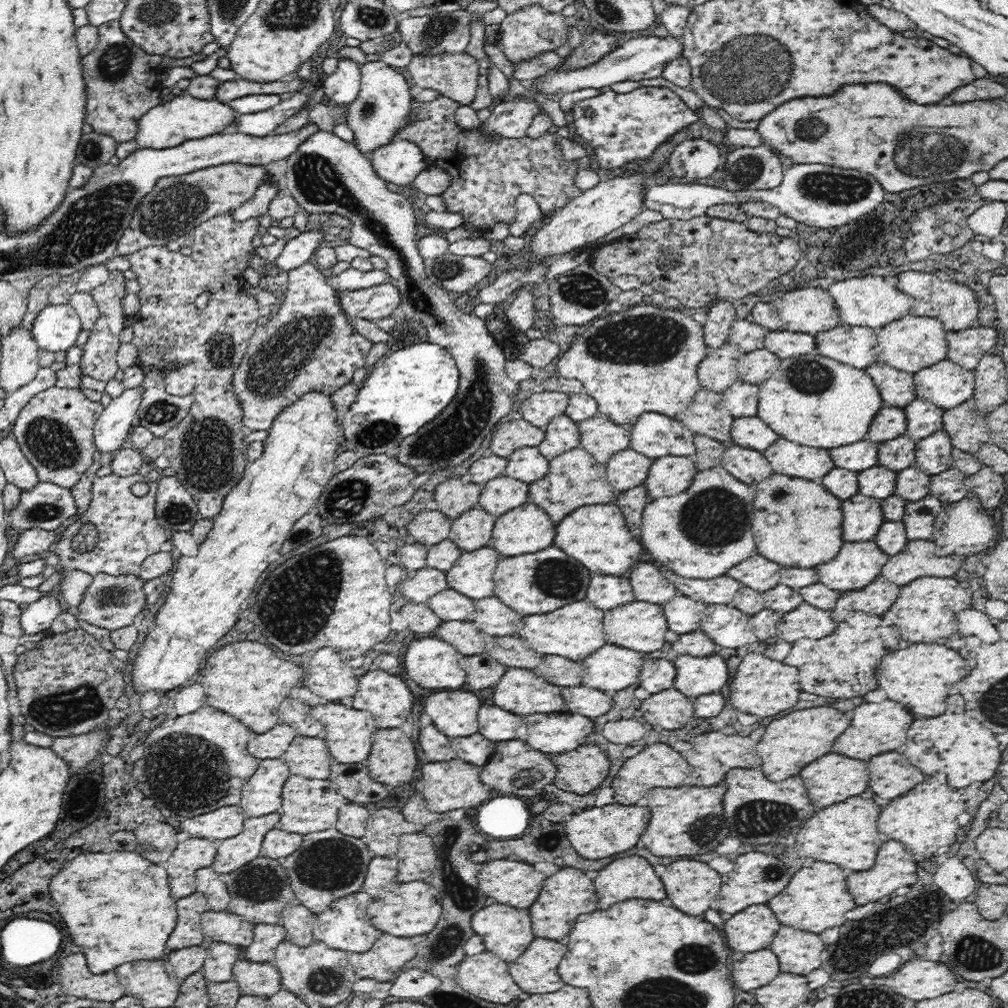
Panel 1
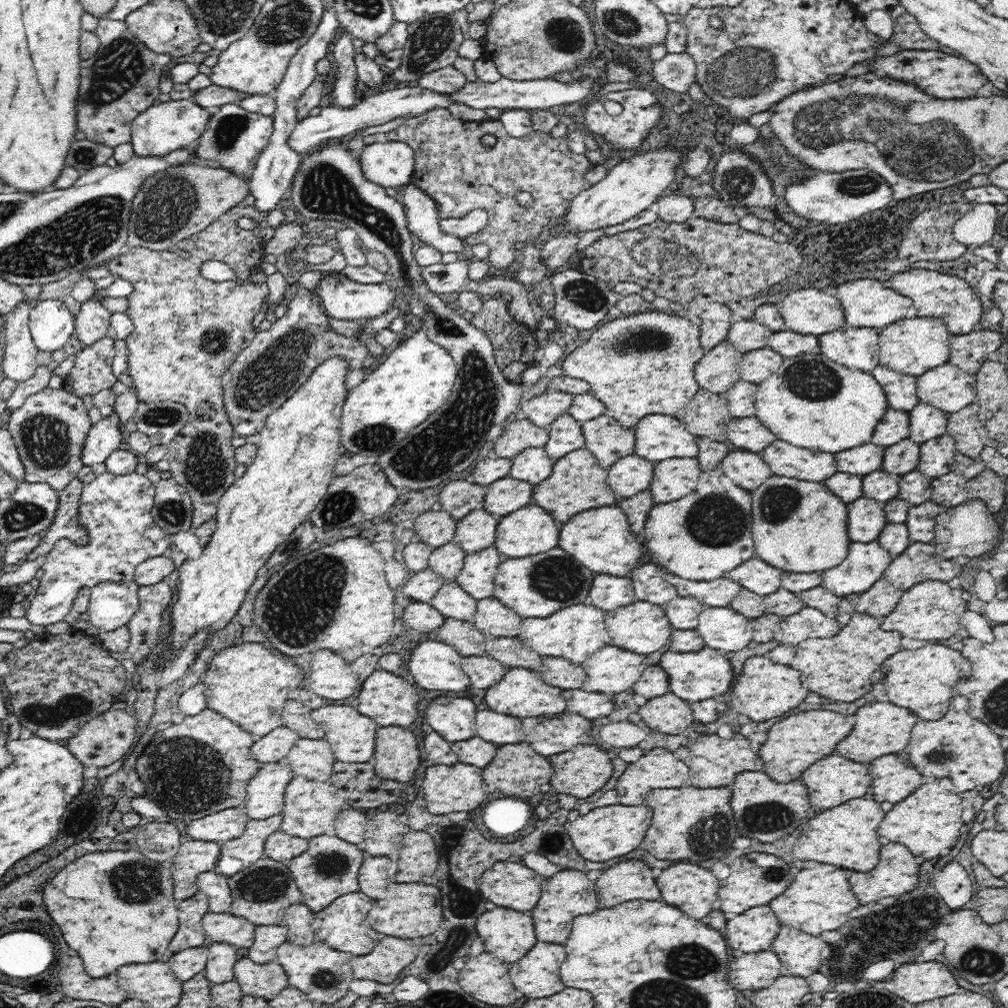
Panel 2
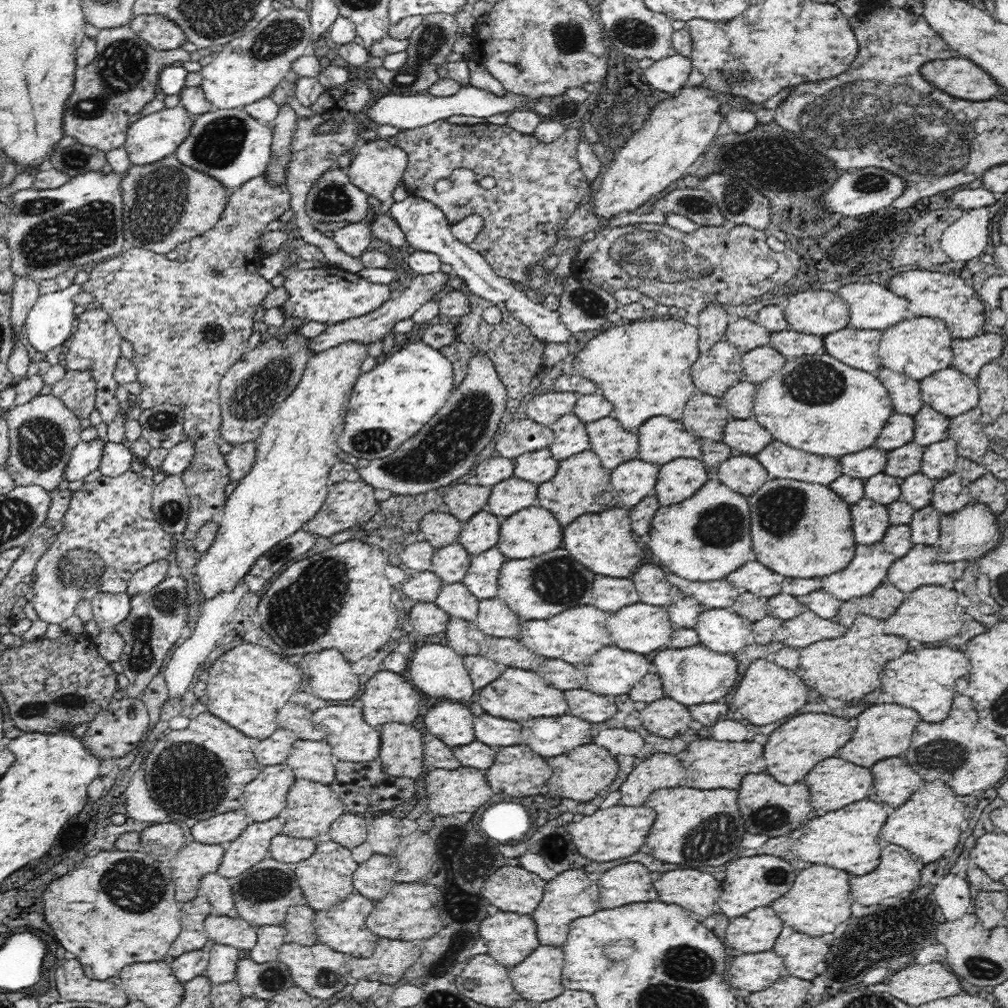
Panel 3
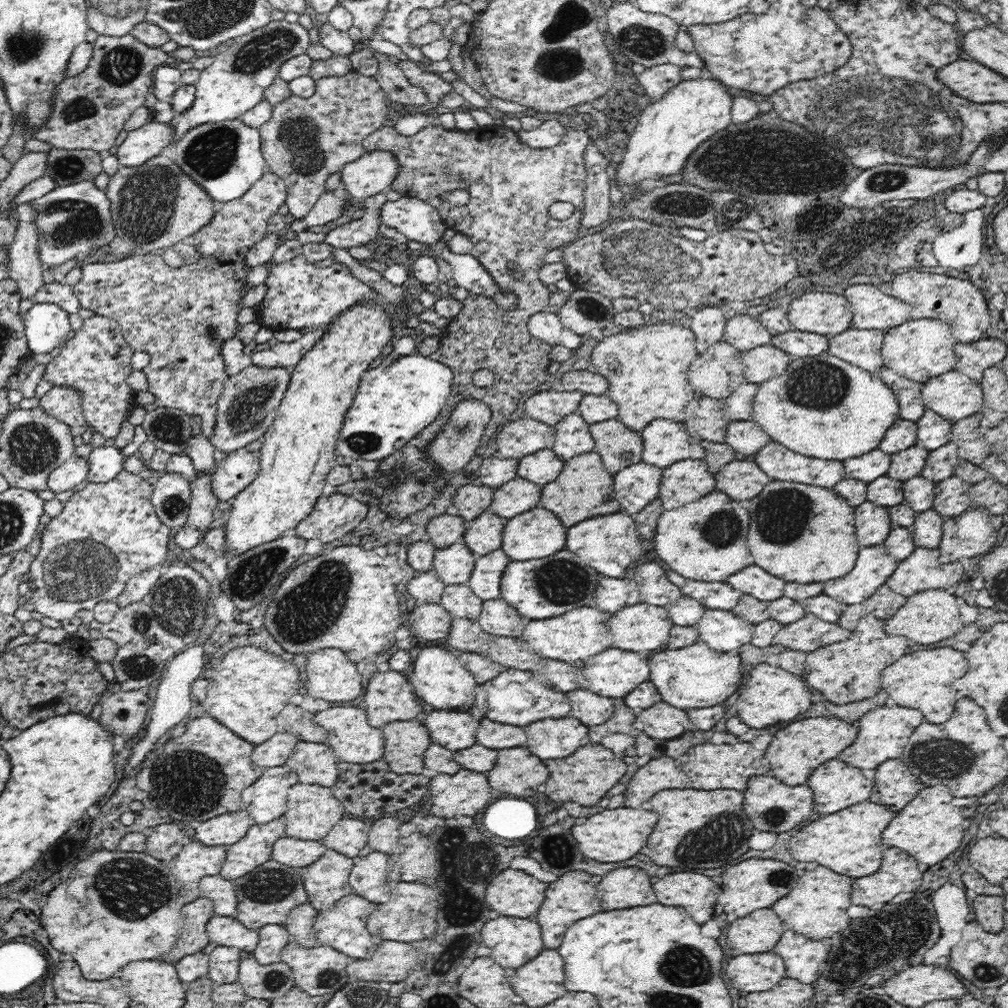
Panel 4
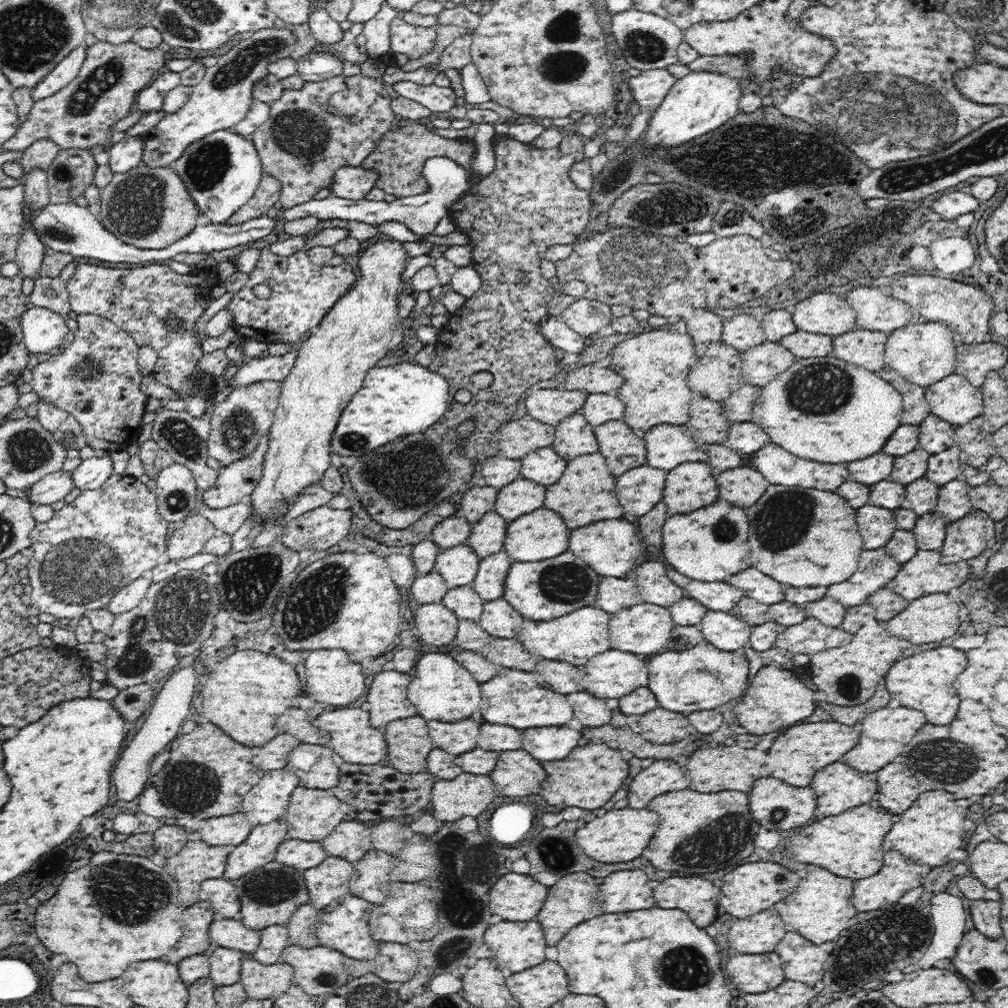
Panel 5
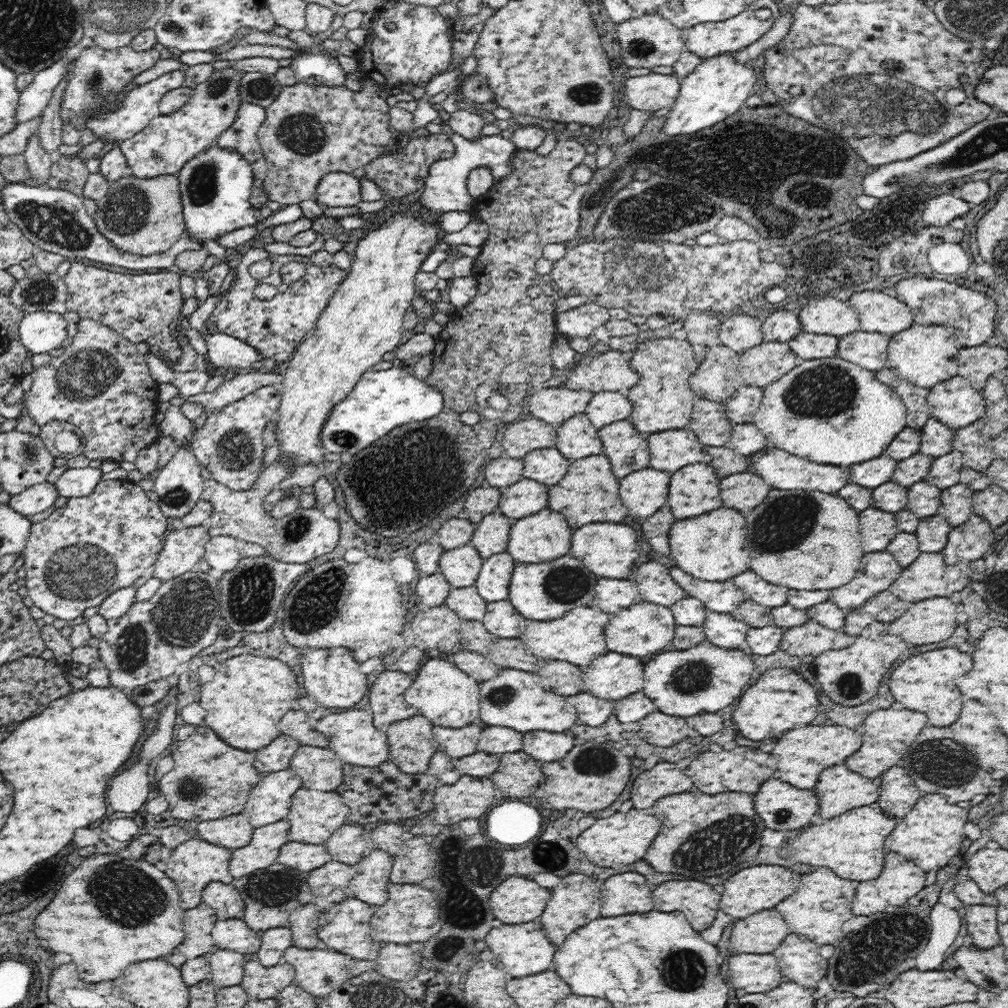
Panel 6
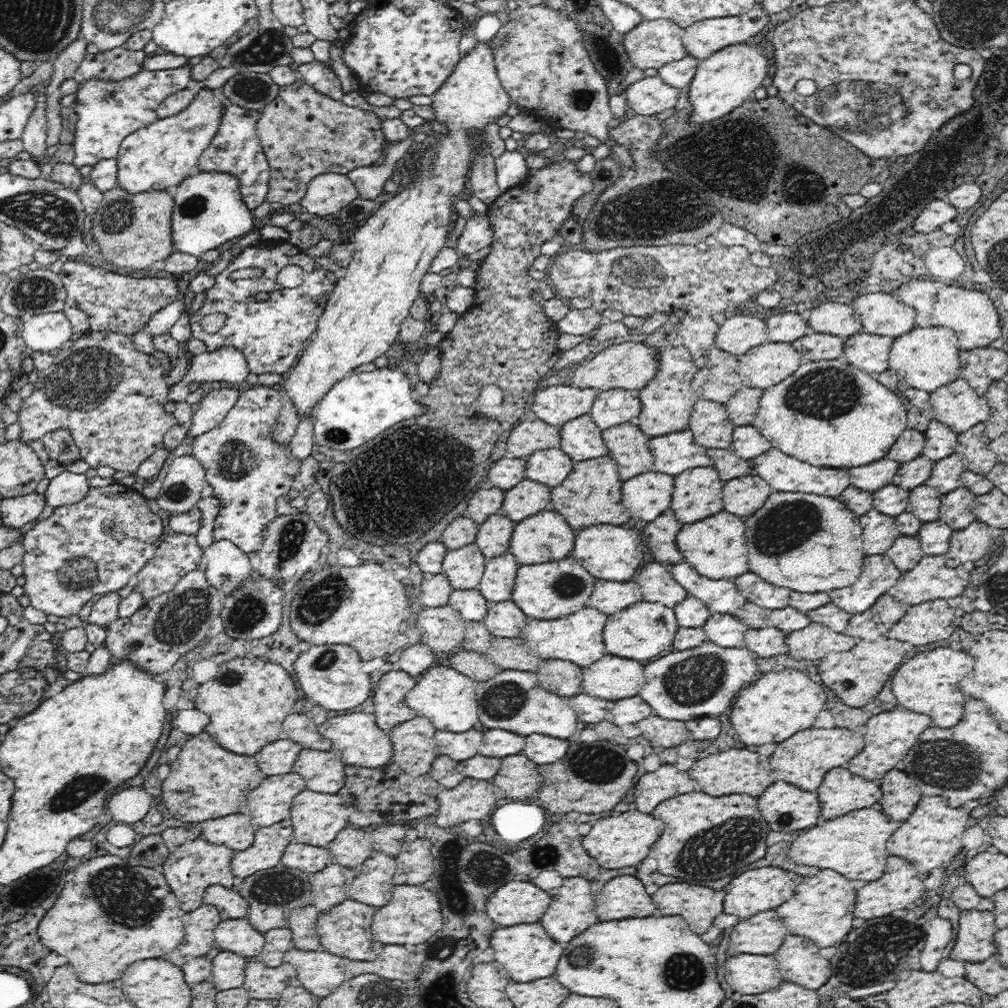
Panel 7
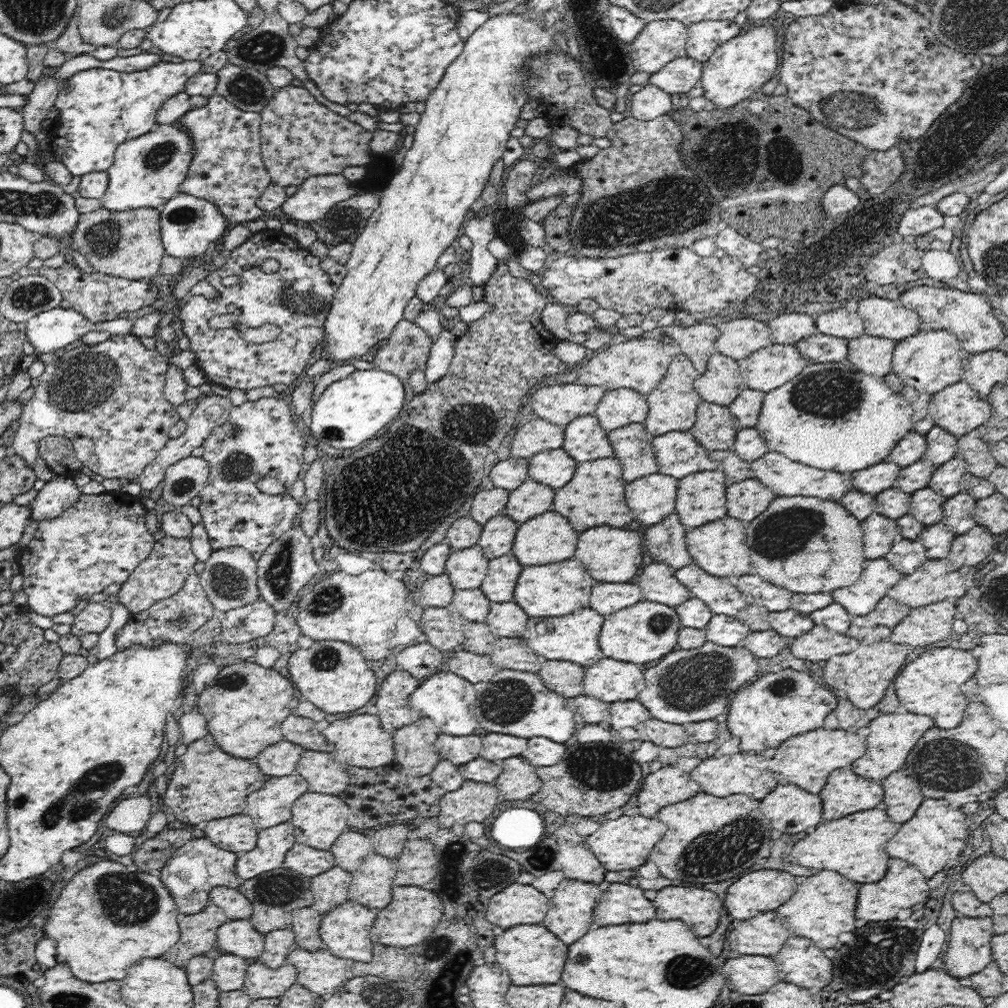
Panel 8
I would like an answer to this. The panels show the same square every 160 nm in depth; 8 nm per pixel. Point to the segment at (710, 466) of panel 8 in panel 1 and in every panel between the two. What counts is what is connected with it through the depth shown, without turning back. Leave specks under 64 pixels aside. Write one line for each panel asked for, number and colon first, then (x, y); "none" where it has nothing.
1: (654, 435)
2: (657, 437)
3: (661, 440)
4: (665, 442)
5: (668, 445)
6: (670, 450)
7: (673, 453)

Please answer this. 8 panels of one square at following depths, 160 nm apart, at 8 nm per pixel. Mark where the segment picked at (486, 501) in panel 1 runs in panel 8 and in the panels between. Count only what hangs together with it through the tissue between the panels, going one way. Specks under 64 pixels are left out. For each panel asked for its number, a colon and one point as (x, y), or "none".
2: (504, 496)
3: (506, 498)
4: (518, 495)
5: (522, 496)
6: (526, 497)
7: (528, 498)
8: (531, 498)

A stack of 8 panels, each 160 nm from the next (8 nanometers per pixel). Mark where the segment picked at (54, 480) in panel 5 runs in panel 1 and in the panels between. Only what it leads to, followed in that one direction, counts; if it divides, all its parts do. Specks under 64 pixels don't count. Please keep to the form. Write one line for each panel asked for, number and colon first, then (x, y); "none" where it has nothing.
1: (112, 428)
2: (104, 437)
3: (85, 458)
4: (74, 470)

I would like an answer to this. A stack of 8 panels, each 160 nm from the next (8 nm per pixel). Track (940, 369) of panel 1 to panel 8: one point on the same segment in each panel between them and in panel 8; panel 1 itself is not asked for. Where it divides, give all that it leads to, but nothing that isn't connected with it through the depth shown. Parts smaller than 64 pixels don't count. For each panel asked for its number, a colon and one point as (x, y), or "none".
2: (950, 389)
3: (950, 392)
4: (953, 395)
5: (955, 399)
6: (954, 402)
7: (956, 404)
8: (958, 409)

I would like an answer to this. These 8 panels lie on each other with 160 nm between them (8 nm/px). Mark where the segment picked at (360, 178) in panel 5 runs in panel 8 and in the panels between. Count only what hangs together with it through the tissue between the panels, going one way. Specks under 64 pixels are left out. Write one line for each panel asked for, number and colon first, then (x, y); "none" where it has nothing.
6: (336, 189)
7: (326, 194)
8: (316, 195)

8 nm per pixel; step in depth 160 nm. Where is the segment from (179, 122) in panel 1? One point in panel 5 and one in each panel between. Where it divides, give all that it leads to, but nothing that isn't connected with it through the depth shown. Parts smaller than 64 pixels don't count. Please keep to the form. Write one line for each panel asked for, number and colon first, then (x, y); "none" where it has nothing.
2: (164, 127)
3: (149, 138)
4: (139, 145)
5: (124, 155)

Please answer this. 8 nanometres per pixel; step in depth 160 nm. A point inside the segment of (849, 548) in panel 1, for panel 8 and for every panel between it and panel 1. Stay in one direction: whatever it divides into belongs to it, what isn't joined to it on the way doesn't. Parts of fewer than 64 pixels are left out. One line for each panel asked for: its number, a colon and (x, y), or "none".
2: (866, 563)
3: (869, 566)
4: (874, 566)
5: (876, 568)
6: (879, 570)
7: (879, 574)
8: (878, 576)

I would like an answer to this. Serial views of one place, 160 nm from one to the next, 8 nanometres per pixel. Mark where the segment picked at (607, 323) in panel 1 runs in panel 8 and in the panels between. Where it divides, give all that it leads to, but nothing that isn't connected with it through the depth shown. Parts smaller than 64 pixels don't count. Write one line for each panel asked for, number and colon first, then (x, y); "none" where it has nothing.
2: (643, 364)
3: (643, 368)
4: (646, 367)
5: (655, 363)
6: (663, 400)
7: (668, 399)
8: (673, 403)

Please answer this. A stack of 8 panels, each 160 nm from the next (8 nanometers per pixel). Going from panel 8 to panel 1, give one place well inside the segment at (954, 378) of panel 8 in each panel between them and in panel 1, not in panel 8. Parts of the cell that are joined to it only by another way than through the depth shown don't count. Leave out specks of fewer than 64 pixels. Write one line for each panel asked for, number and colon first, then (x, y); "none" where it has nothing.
1: (911, 343)
2: (914, 345)
3: (918, 347)
4: (920, 349)
5: (923, 353)
6: (924, 355)
7: (926, 358)

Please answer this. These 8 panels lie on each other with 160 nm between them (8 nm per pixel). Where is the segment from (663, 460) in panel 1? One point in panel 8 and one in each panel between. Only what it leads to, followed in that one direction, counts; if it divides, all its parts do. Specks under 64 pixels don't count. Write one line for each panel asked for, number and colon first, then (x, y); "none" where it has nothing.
2: (674, 478)
3: (677, 480)
4: (687, 480)
5: (690, 486)
6: (695, 489)
7: (698, 492)
8: (701, 498)

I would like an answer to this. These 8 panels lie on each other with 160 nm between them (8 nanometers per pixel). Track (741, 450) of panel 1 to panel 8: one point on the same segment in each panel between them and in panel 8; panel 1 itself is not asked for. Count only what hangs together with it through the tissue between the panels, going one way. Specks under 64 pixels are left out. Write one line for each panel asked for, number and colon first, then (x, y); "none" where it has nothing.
2: (748, 470)
3: (744, 474)
4: (741, 480)
5: (743, 487)
6: (743, 491)
7: (743, 496)
8: (747, 499)

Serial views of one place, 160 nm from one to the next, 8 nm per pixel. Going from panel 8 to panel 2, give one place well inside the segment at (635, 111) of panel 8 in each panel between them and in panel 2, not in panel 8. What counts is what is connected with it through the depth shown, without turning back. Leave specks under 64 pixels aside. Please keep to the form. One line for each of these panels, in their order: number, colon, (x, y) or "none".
2: (675, 71)
3: (669, 75)
4: (657, 80)
5: (649, 88)
6: (651, 92)
7: (651, 95)

